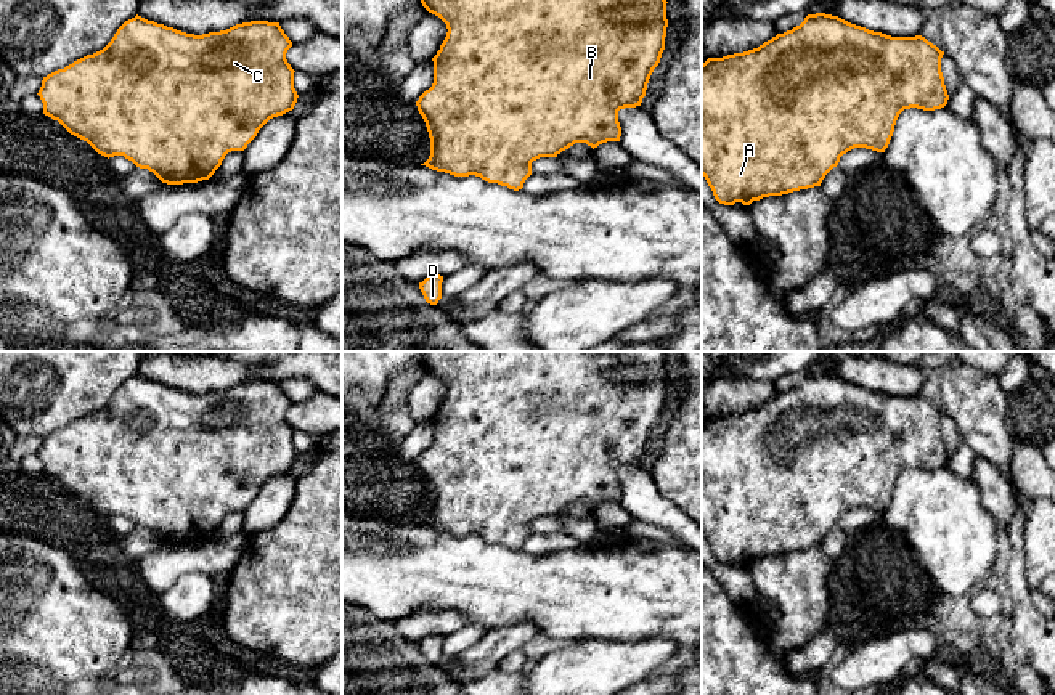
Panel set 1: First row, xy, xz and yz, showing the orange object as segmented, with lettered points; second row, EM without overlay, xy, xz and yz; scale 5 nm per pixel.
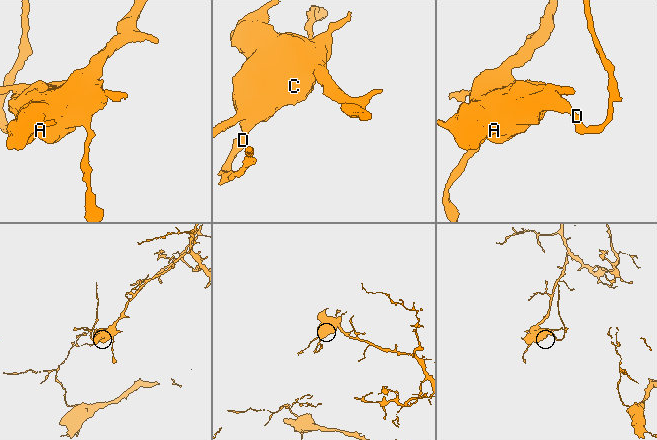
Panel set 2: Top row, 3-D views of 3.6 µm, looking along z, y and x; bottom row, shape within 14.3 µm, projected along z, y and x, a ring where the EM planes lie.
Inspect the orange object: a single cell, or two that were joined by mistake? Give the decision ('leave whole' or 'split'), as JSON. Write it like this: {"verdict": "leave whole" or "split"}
{"verdict": "leave whole"}

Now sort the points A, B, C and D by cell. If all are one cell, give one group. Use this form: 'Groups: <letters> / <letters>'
Groups: A B C D

